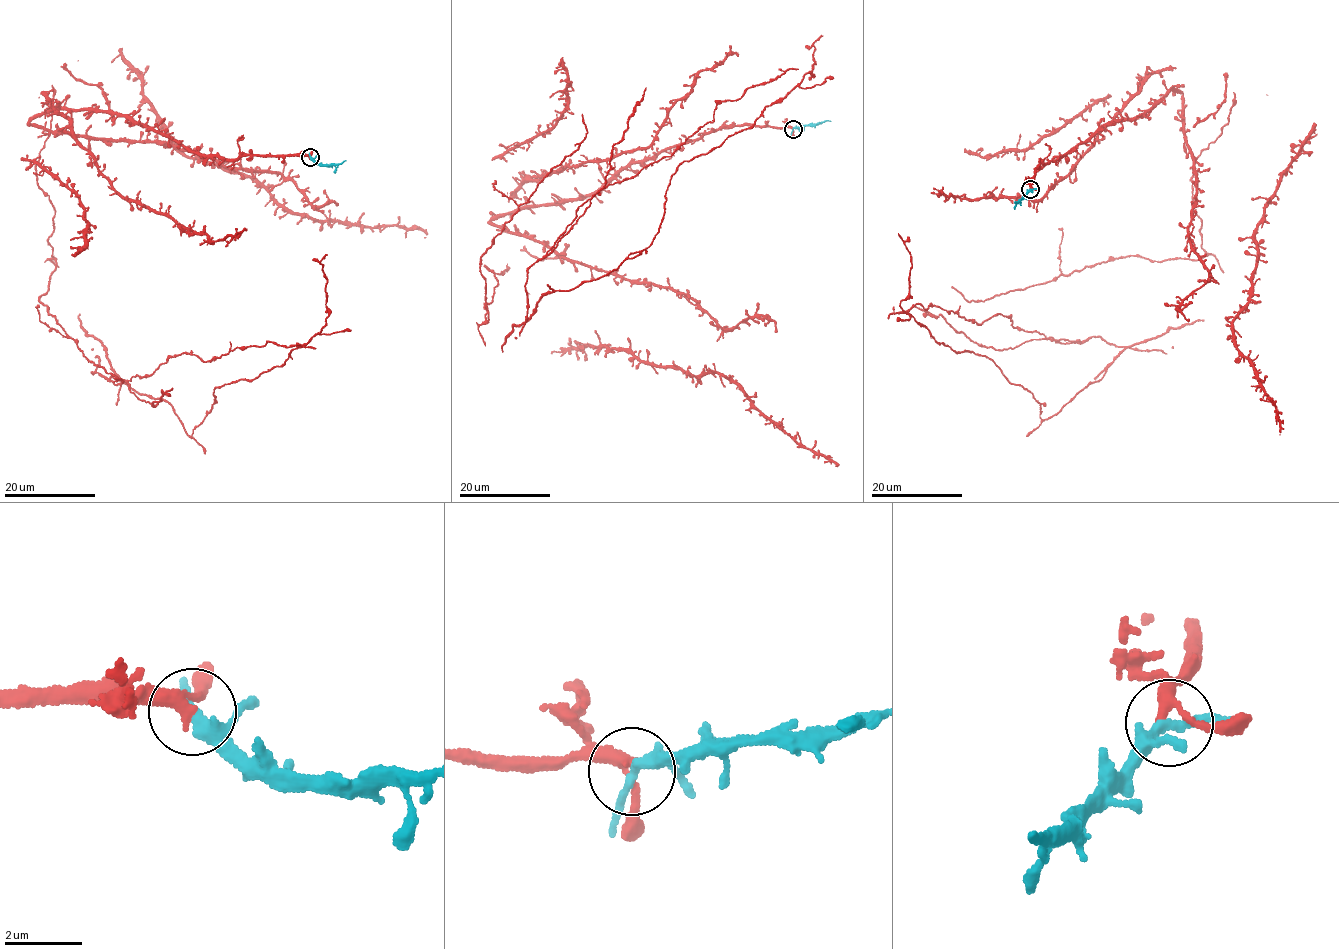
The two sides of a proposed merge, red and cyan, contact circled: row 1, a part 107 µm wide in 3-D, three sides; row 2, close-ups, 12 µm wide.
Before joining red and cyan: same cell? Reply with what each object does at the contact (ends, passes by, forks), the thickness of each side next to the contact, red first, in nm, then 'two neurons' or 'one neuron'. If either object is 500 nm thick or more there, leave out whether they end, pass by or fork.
red passes by; cyan forks; calibres 280 and 240 nm; one neuron

